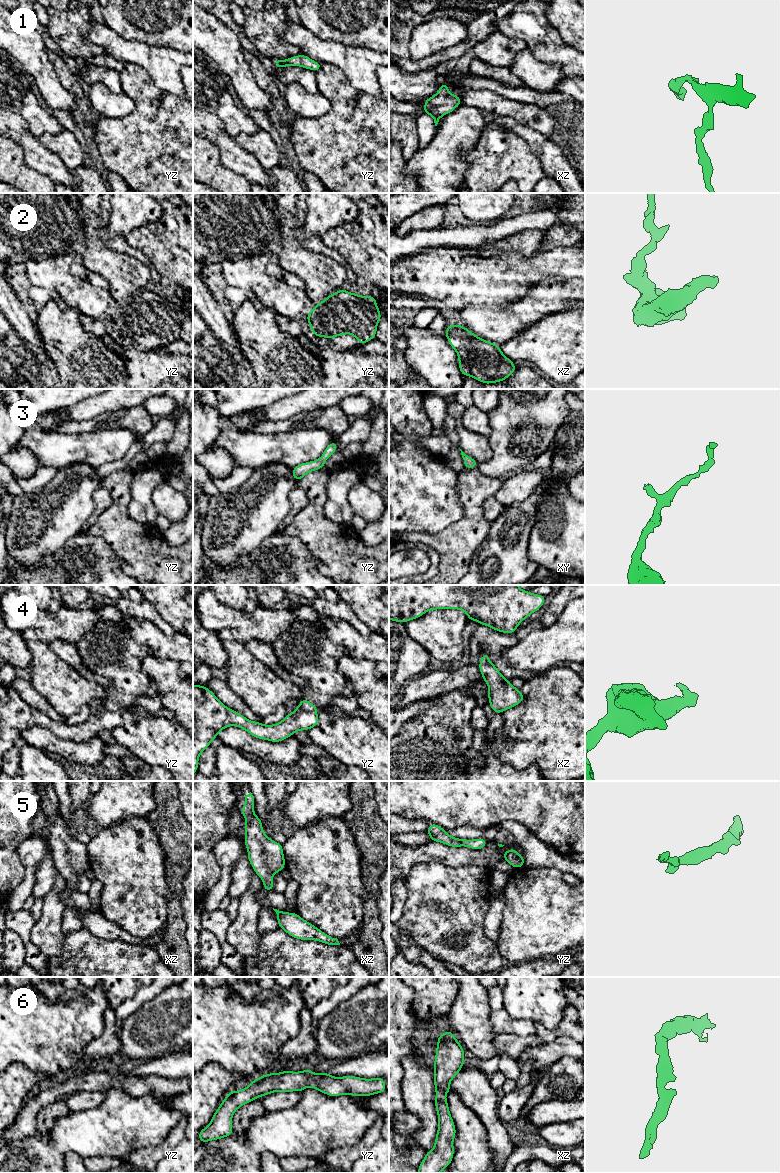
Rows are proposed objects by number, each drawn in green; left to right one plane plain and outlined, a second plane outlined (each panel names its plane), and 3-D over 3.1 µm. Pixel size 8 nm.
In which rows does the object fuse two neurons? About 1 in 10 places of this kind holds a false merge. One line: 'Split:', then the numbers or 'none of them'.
Split: none of them

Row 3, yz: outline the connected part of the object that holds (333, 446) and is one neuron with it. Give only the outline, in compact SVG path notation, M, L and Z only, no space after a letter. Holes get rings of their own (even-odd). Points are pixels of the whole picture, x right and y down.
M336 441L331 442L324 450L322 456L315 461L305 462L297 465L292 469L292 478L300 481L309 472L323 469L326 460L336 452L338 444Z

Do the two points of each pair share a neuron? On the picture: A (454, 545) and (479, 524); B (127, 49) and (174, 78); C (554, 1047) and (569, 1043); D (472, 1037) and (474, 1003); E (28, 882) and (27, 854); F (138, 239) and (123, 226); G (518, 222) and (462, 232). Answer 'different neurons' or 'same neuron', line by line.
A: same neuron
B: same neuron
C: same neuron
D: same neuron
E: same neuron
F: different neurons
G: same neuron

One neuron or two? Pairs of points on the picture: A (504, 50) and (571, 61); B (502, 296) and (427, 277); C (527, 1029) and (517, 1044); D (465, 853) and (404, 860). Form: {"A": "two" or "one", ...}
{"A": "two", "B": "one", "C": "two", "D": "one"}

